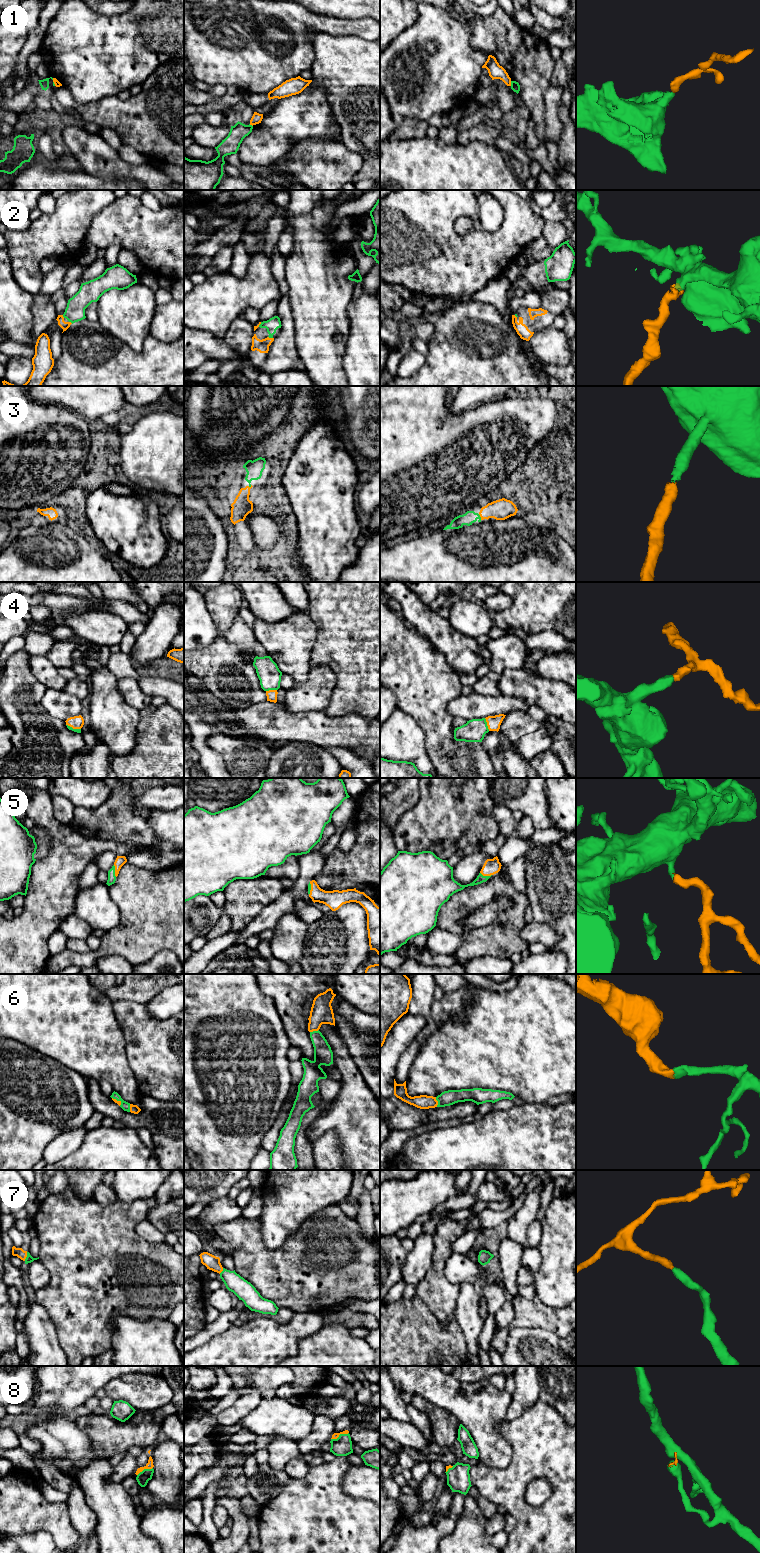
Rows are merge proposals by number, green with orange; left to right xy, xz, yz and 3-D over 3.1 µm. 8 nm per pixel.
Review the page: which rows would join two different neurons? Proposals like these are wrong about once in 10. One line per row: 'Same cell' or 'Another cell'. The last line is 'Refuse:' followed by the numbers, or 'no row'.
1: Another cell
2: Same cell
3: Same cell
4: Same cell
5: Same cell
6: Same cell
7: Same cell
8: Same cell
Refuse: 1

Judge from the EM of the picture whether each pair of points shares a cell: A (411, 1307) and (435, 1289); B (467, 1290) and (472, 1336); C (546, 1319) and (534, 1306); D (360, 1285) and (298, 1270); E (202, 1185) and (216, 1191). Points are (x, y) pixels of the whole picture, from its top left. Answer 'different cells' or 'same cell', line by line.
A: different cells
B: same cell
C: same cell
D: same cell
E: same cell

